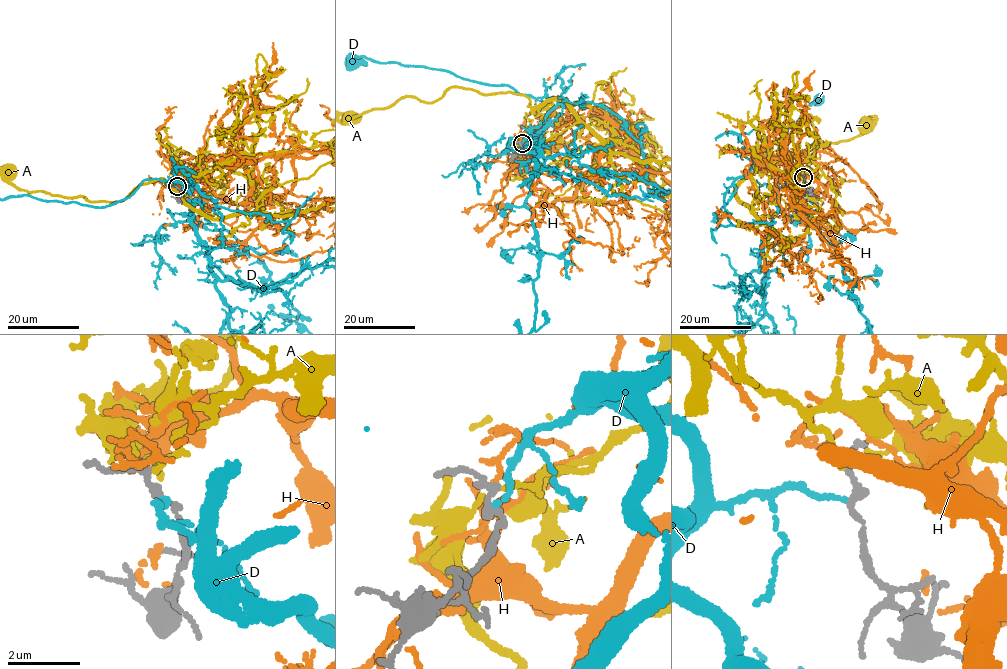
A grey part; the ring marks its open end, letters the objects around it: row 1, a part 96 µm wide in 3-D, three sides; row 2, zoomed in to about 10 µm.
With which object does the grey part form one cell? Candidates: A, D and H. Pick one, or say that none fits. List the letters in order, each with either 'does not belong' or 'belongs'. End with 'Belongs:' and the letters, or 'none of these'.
A: belongs
D: does not belong
H: does not belong
Belongs: A

